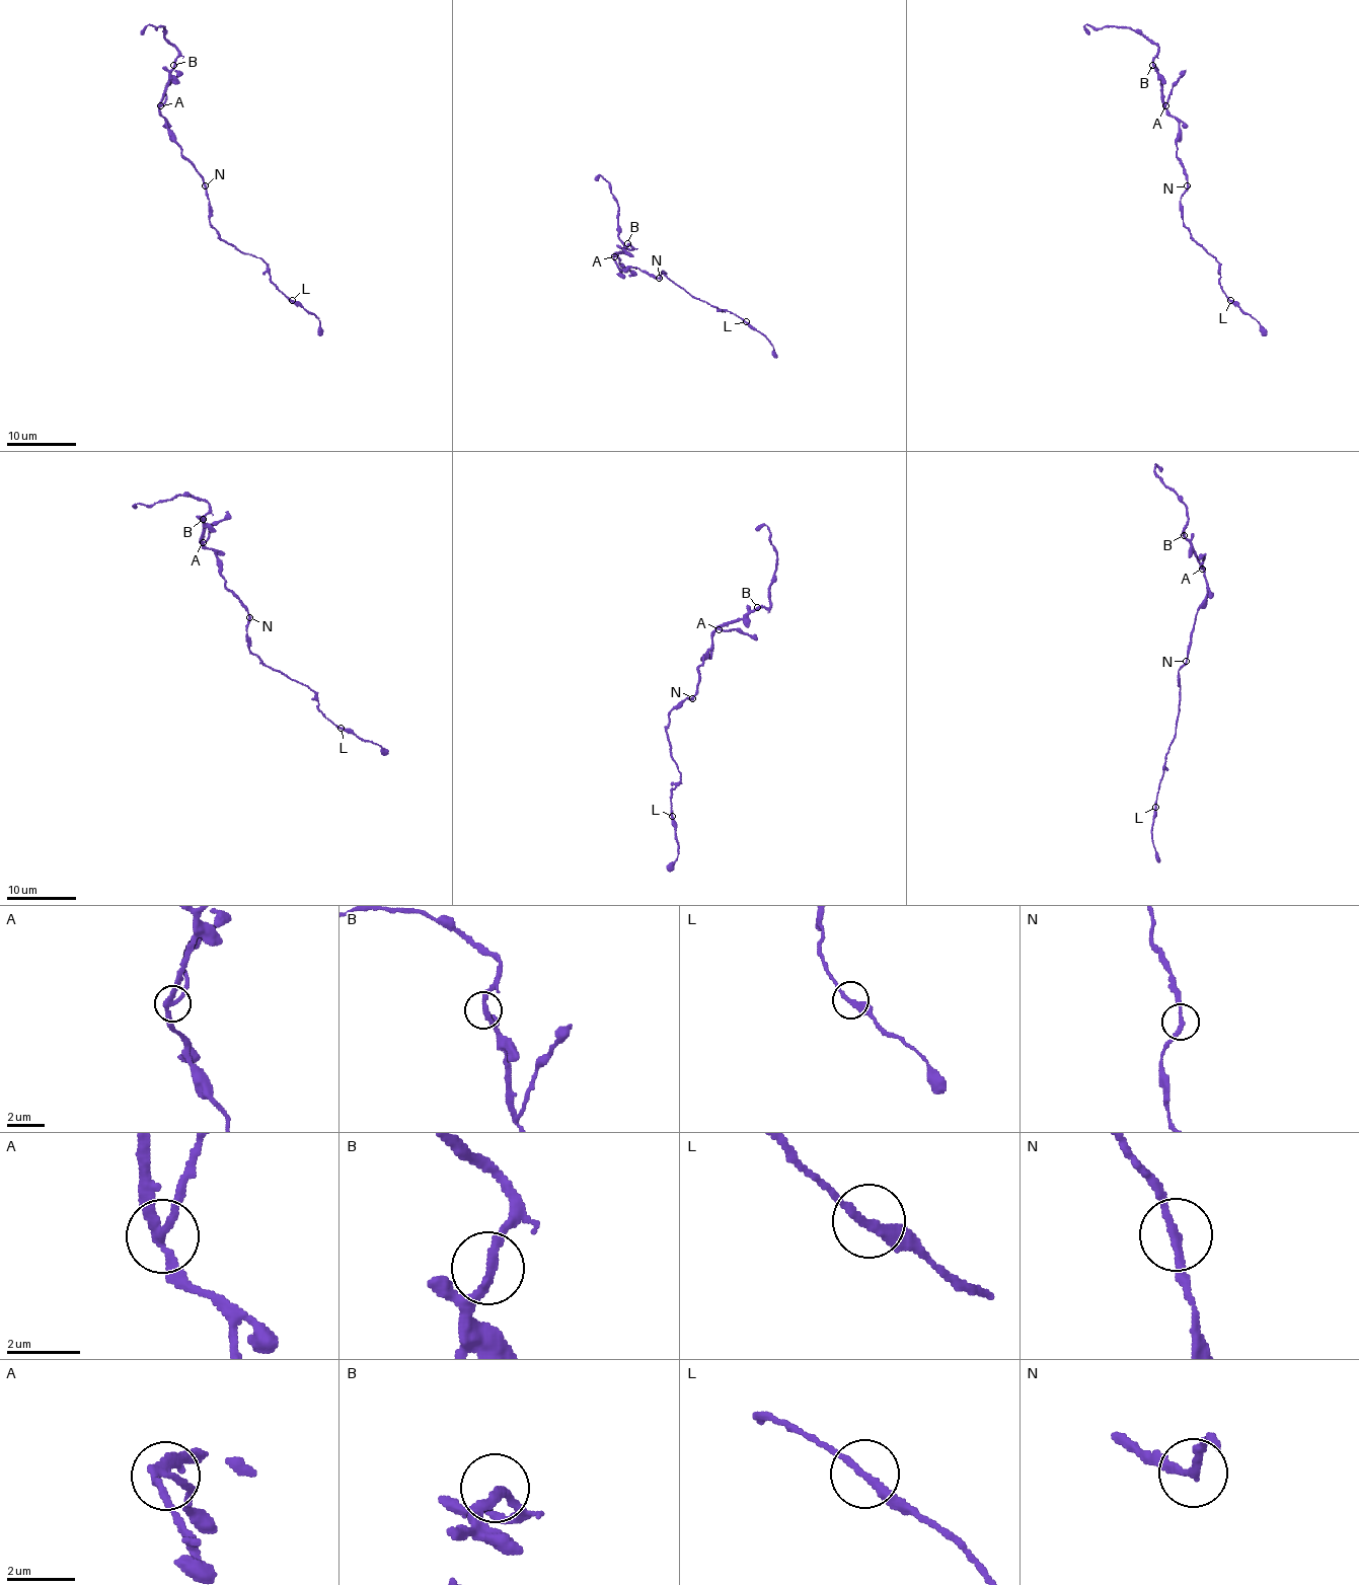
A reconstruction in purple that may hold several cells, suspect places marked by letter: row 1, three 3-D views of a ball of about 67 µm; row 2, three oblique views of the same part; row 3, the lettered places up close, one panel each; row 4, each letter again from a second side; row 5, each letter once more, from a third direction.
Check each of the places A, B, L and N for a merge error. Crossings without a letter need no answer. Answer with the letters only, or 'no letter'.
A

